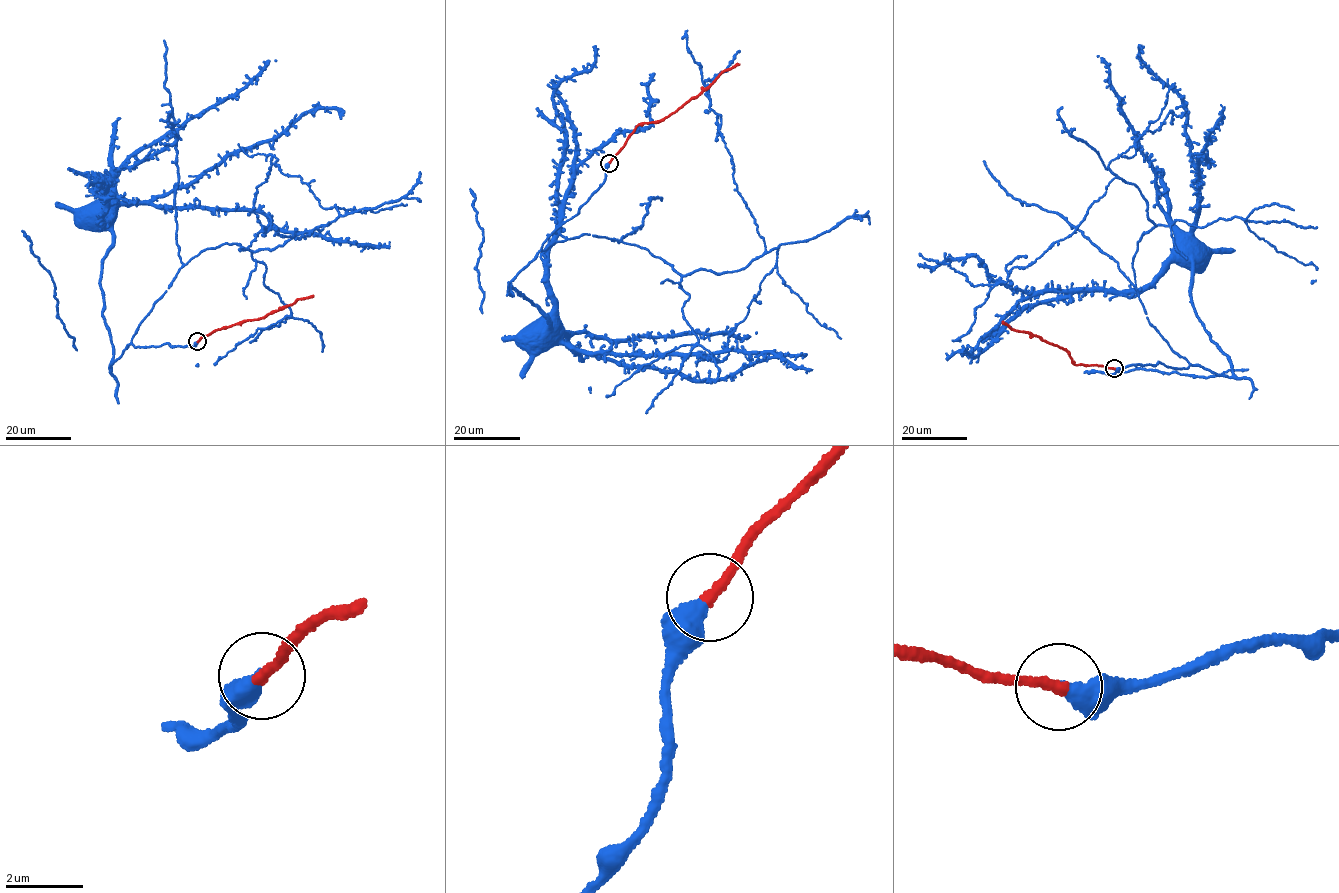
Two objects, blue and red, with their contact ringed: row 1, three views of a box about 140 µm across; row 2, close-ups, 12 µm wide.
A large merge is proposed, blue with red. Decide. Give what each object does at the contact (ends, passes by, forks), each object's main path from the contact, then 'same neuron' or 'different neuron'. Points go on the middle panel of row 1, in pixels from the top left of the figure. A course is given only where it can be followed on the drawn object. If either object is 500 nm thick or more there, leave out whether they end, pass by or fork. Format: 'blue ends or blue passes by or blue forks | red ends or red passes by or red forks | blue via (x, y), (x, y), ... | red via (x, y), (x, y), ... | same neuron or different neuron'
blue ends | red ends | blue via (609, 163), (602, 184), (547, 236), (536, 257), (512, 280), (518, 295), (537, 307), (550, 324), (527, 337) | red via (609, 163), (638, 125), (662, 120), (707, 90), (724, 71), (739, 64) | same neuron

